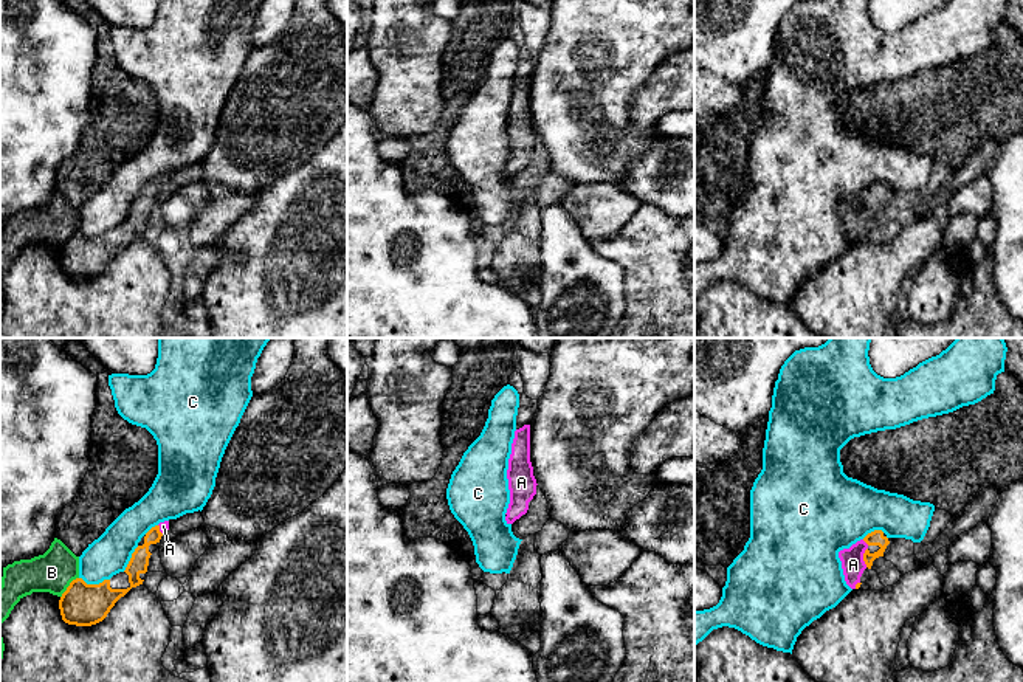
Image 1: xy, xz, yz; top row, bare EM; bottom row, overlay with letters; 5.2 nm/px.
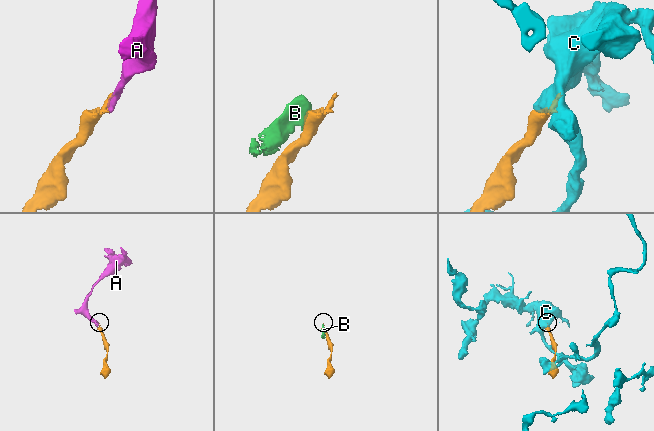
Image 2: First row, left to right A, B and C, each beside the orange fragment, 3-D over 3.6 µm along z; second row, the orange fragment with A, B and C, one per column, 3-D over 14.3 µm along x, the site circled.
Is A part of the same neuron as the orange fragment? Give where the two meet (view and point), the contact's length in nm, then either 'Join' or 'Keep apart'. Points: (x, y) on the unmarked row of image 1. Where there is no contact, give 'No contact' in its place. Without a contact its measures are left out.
Touches orange at yz (864, 210). Shared border 100 nm. Join

